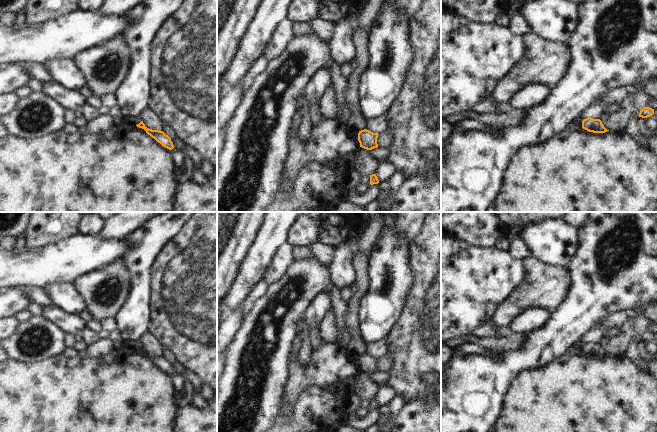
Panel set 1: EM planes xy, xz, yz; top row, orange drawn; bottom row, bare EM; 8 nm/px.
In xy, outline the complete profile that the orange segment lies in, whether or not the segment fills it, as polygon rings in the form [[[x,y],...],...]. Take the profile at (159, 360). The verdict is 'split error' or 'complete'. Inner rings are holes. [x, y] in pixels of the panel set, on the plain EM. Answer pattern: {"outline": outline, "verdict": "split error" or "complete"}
{"outline": [[[141,345],[136,350],[144,353],[148,359],[150,359],[152,362],[154,362],[163,371],[165,371],[169,374],[172,374],[174,372],[171,362],[168,359],[166,359],[163,355],[149,353],[145,350],[143,345]]], "verdict": "complete"}

